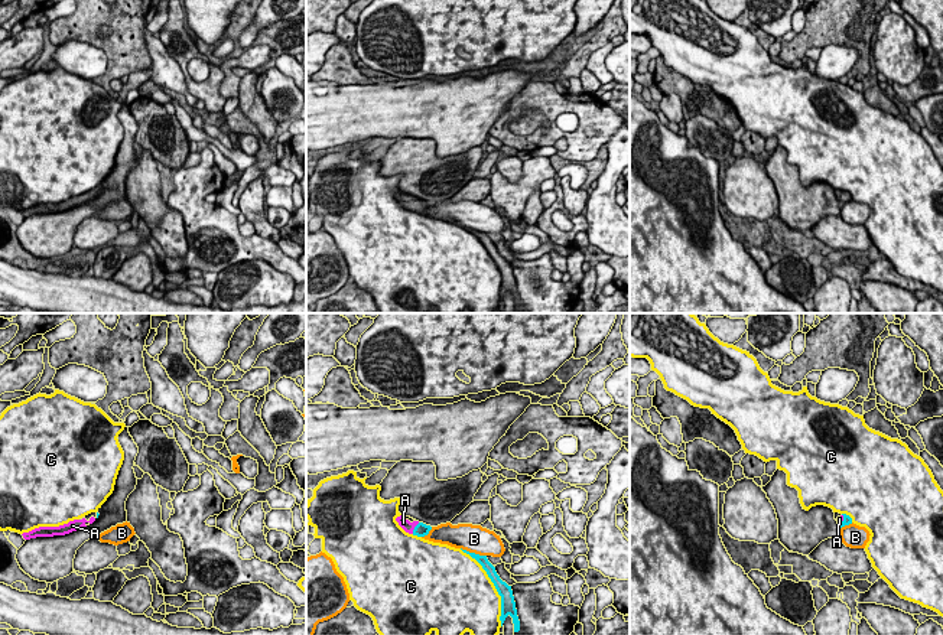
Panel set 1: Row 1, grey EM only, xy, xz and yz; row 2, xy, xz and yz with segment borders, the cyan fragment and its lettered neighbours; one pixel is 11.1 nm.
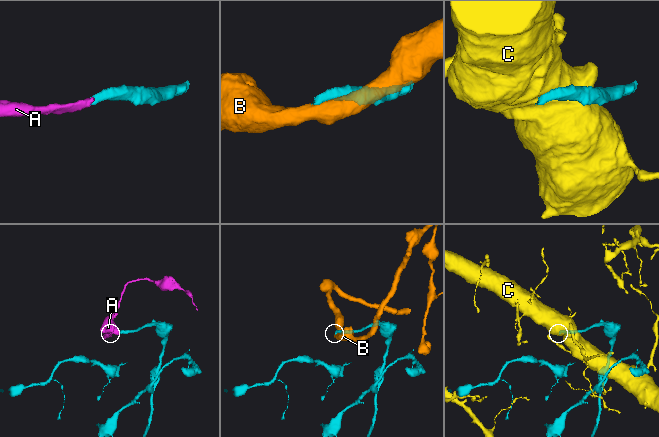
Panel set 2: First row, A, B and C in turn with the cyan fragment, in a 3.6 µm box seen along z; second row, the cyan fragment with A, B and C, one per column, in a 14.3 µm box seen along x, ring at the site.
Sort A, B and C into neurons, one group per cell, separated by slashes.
A / B / C

